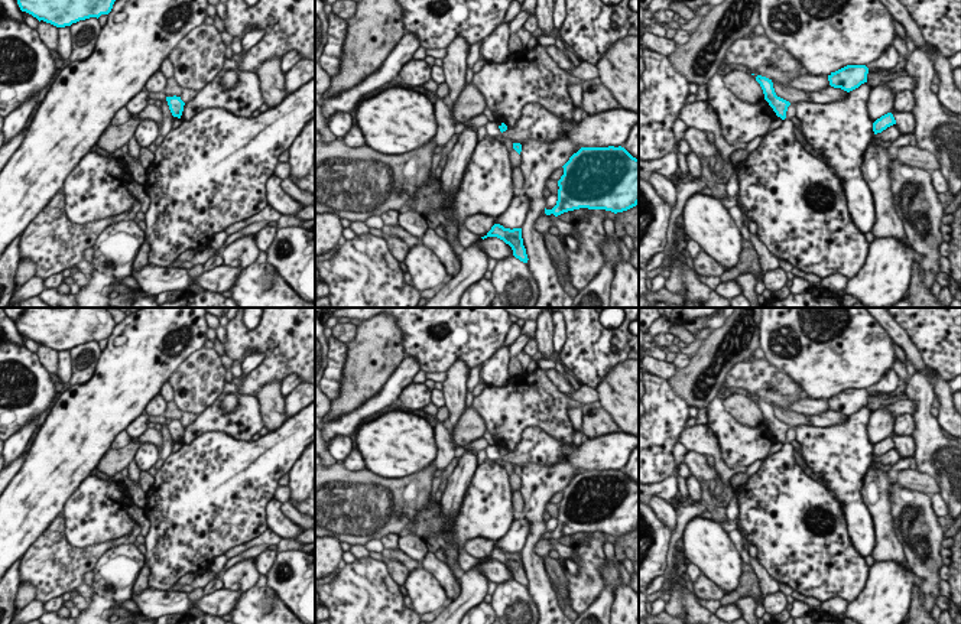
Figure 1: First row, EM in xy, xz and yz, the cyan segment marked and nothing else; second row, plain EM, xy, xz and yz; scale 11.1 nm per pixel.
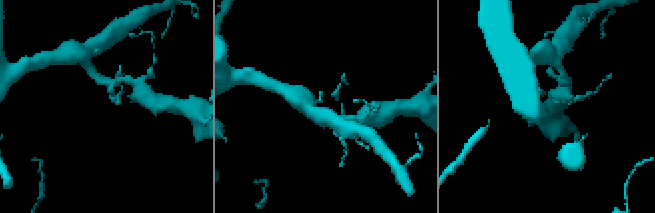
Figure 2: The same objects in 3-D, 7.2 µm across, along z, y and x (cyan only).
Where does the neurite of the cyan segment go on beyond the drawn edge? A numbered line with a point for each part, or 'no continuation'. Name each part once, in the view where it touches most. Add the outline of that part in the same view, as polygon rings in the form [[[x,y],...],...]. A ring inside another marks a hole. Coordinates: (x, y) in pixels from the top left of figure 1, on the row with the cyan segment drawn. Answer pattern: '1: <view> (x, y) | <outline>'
no continuation

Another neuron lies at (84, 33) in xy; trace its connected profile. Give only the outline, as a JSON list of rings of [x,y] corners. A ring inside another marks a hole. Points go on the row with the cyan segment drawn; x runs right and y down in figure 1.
[[[90,17],[79,20],[69,26],[72,51],[69,61],[84,61],[91,55],[95,48],[97,38],[100,35],[101,26],[97,17]]]

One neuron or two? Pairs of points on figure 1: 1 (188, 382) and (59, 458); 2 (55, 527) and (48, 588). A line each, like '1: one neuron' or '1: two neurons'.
1: two neurons
2: one neuron

